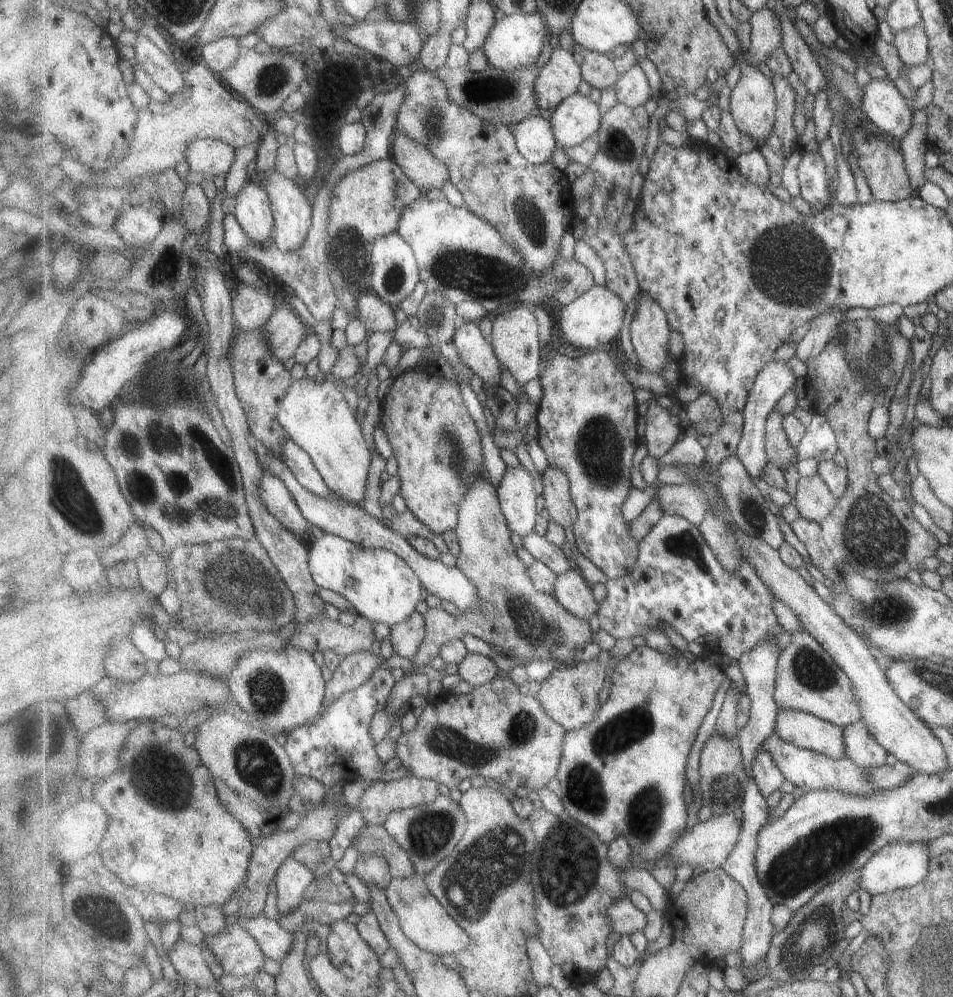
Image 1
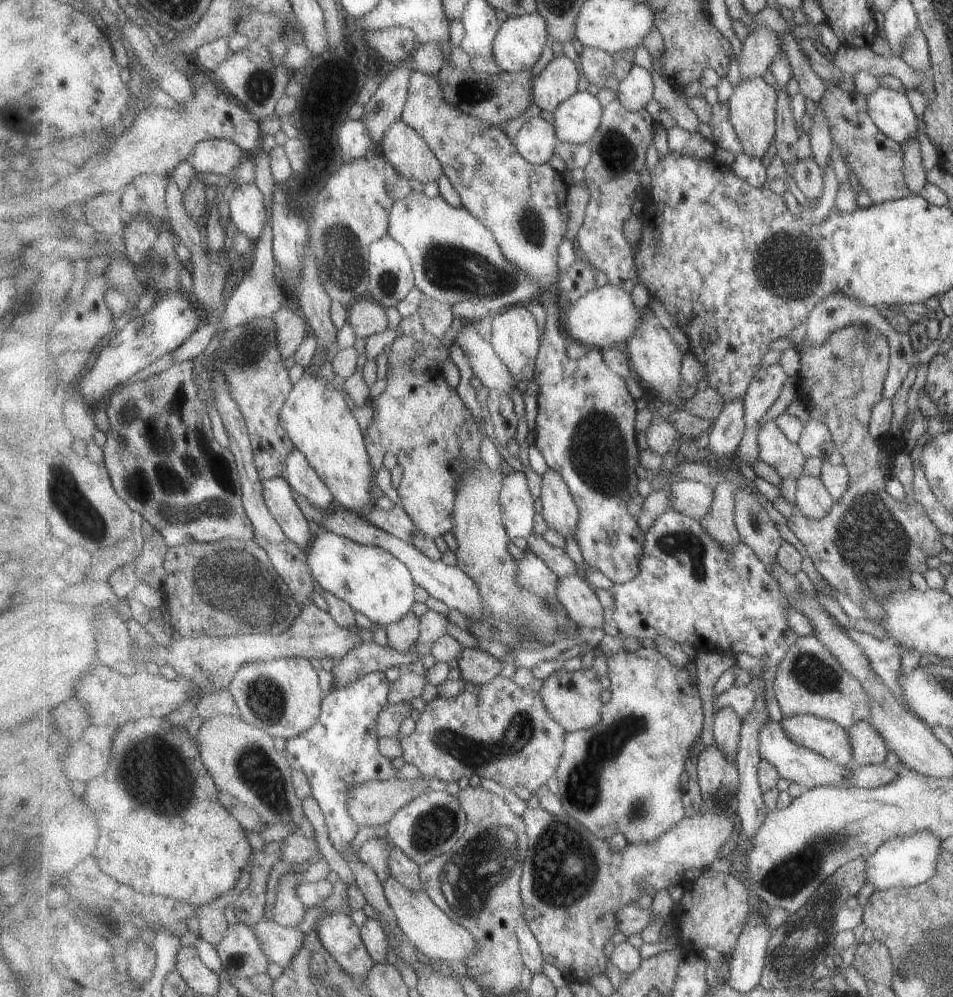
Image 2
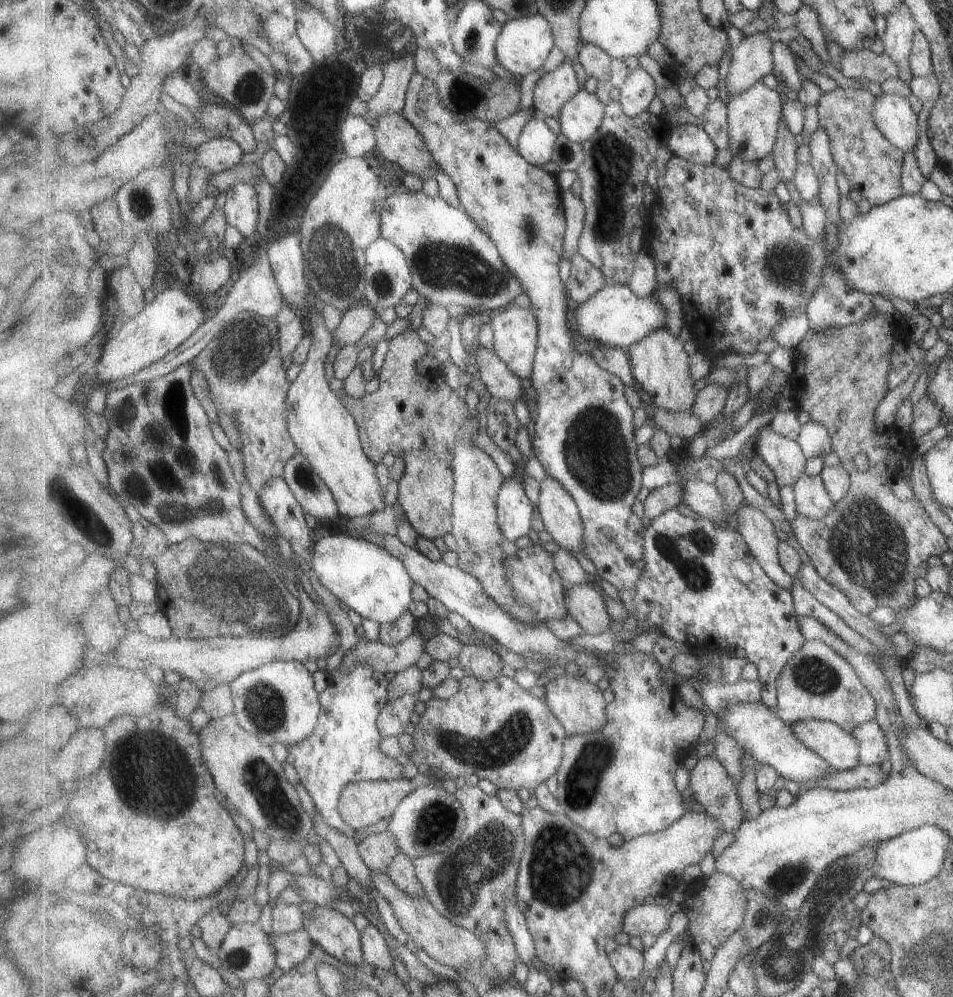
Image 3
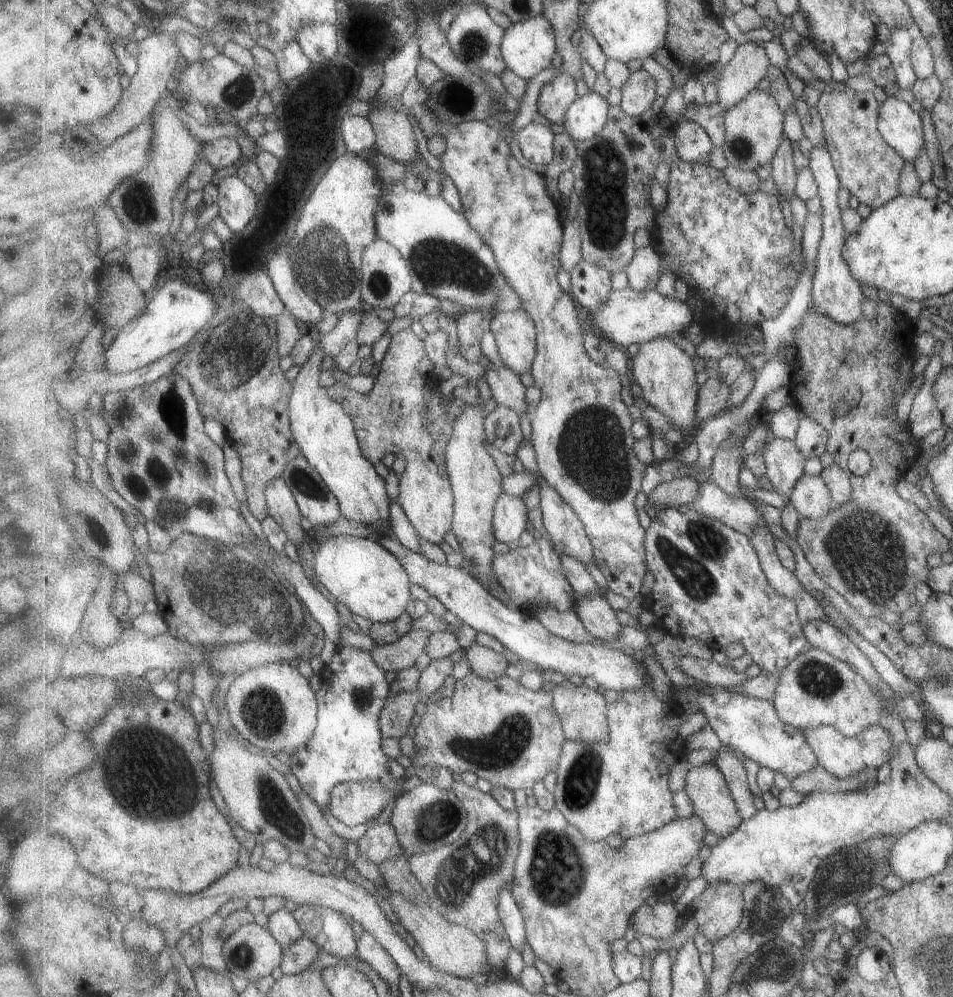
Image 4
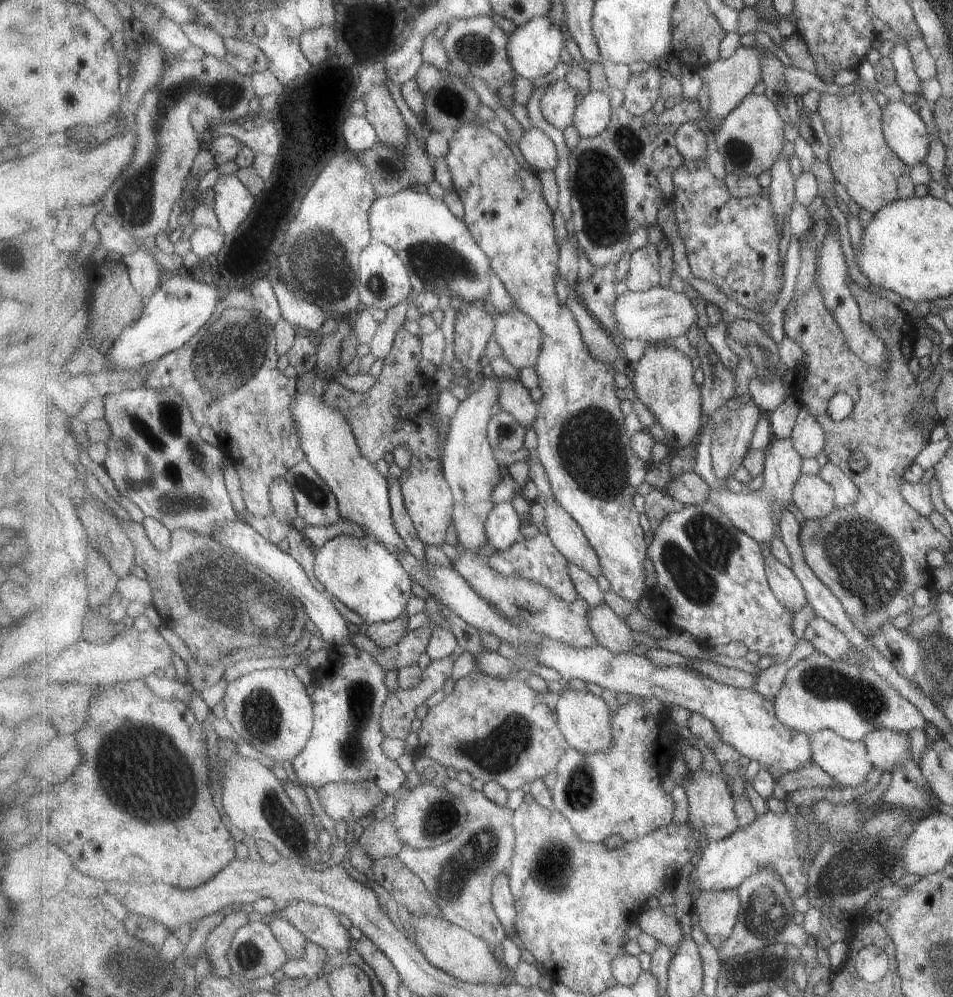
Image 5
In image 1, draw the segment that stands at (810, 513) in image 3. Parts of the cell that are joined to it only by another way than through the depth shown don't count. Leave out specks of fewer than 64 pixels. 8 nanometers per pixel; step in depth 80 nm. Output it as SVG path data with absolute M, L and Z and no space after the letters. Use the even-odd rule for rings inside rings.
M819 473L799 479L794 506L801 517L815 522L824 521L839 504L840 499L835 498Z

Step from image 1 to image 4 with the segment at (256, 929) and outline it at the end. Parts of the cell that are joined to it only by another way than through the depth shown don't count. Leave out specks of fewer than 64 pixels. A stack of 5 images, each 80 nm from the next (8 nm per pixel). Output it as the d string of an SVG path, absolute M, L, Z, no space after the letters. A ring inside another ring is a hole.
M305 936L282 948L284 958L279 967L285 975L302 973L321 953L325 953L318 944Z

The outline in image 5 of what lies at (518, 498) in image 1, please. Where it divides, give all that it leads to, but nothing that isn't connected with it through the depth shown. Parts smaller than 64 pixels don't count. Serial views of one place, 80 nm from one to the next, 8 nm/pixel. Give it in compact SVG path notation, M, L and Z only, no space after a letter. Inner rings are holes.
M511 502L497 504L485 522L485 536L496 552L516 545L523 528L523 520Z

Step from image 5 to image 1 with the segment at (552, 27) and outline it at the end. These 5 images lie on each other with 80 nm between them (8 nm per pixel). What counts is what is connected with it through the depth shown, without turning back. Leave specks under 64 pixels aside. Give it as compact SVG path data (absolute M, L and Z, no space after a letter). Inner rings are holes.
M538 10L526 15L505 15L500 21L496 22L482 51L495 68L514 71L537 62L537 58L545 46L547 36L549 36L548 25Z

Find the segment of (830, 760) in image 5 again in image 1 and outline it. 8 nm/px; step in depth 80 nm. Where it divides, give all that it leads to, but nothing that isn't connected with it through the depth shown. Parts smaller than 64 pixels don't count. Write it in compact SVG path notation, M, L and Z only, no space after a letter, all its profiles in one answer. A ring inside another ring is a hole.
M780 709L776 718L776 733L803 749L814 750L834 759L845 754L845 729L811 713Z

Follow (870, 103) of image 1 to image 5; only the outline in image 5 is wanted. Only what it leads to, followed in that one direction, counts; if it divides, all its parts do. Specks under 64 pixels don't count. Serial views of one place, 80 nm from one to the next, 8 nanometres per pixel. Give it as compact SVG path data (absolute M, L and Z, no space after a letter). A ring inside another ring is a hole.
M902 101L888 102L882 110L885 139L895 155L909 167L925 162L931 132L923 118Z

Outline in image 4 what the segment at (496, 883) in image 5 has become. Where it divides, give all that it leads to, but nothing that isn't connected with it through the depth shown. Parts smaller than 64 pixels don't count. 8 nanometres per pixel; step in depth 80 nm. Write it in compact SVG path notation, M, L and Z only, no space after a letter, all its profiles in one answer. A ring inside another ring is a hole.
M511 884L507 885L499 895L500 917L504 922L506 934L512 942L513 948L523 952L528 944L526 924L520 906L517 904Z

